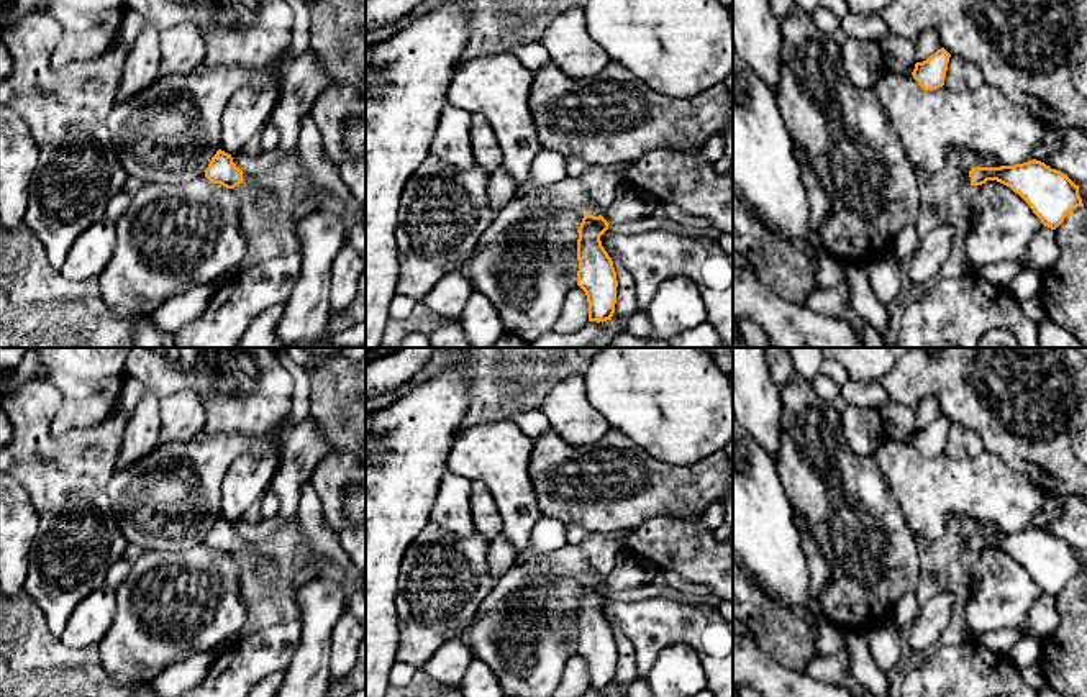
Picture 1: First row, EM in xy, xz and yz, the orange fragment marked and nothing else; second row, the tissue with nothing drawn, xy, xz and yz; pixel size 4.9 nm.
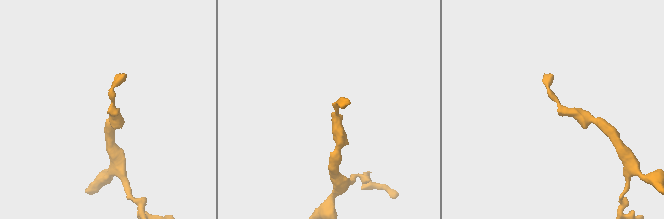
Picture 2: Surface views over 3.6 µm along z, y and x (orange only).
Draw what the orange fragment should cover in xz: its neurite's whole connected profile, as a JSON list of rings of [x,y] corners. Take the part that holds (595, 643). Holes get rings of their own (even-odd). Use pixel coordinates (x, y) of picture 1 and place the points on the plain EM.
[[[628,556],[626,563],[621,566],[615,566],[610,574],[602,577],[598,584],[585,581],[582,590],[577,597],[577,653],[585,659],[589,669],[589,689],[607,689],[612,687],[615,681],[616,671],[616,640],[613,635],[613,628],[602,613],[600,604],[608,597],[610,590],[623,592],[630,589],[646,587],[654,584],[659,567],[649,559],[643,559],[638,556]]]

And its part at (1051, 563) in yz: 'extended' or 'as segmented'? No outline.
extended

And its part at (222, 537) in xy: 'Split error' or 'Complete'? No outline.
Split error

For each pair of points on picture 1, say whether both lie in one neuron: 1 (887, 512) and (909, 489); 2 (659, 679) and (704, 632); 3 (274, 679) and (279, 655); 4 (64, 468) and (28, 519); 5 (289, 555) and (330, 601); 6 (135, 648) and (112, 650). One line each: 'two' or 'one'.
1: two
2: two
3: two
4: two
5: two
6: one

